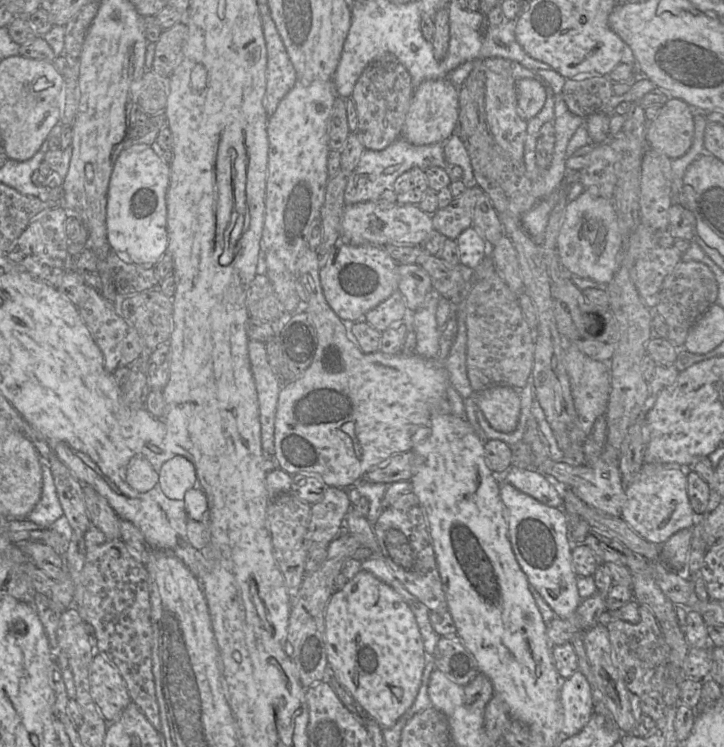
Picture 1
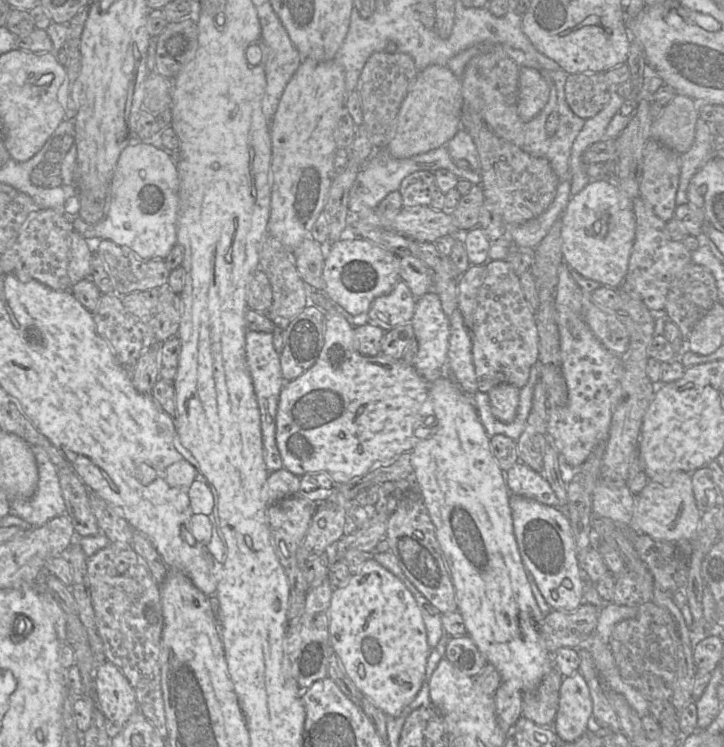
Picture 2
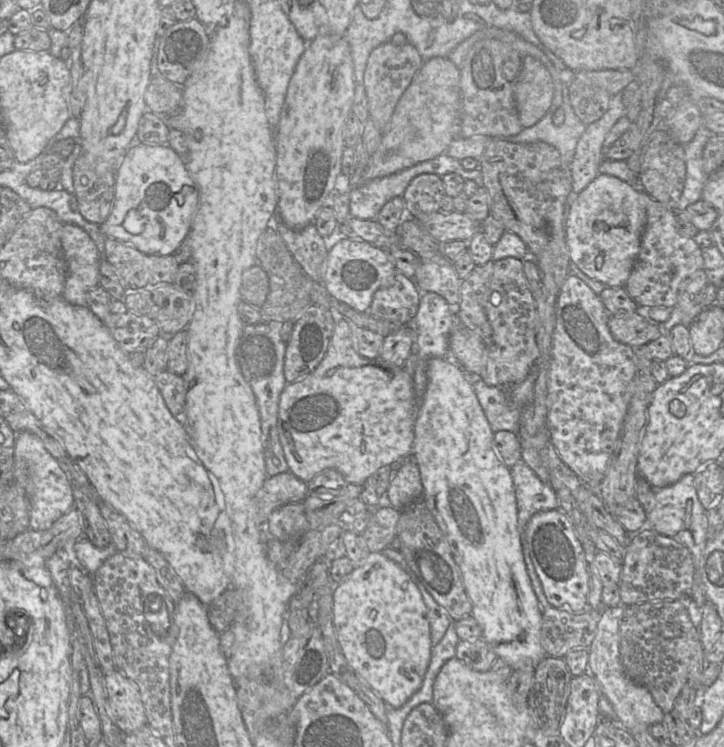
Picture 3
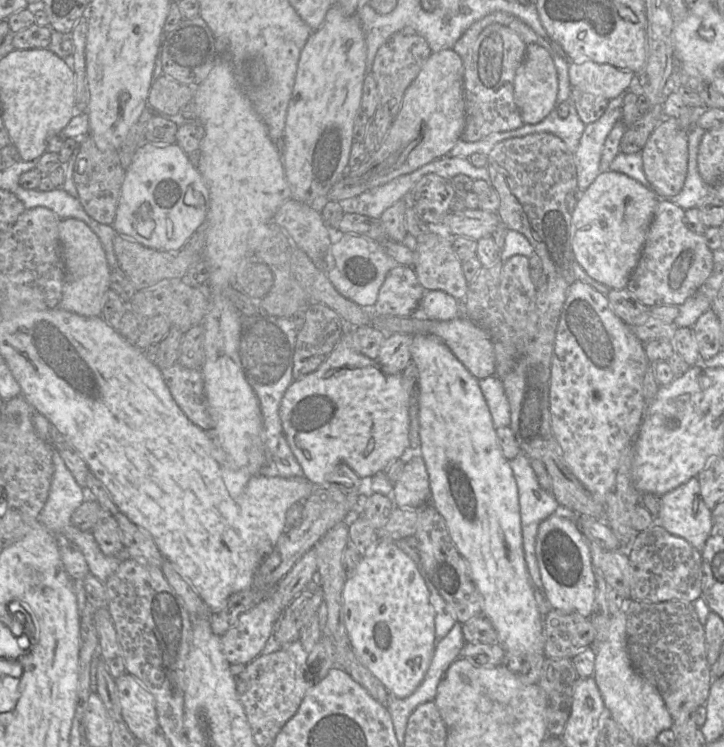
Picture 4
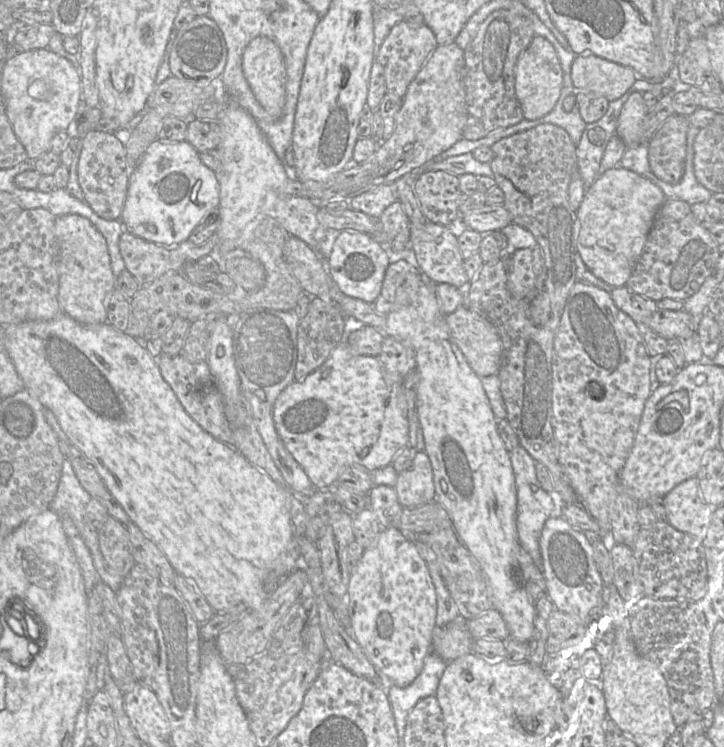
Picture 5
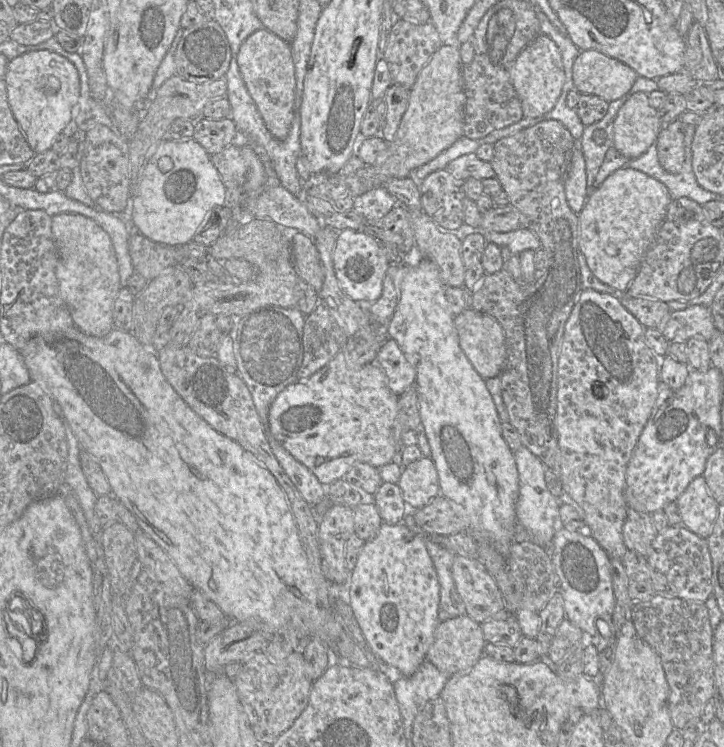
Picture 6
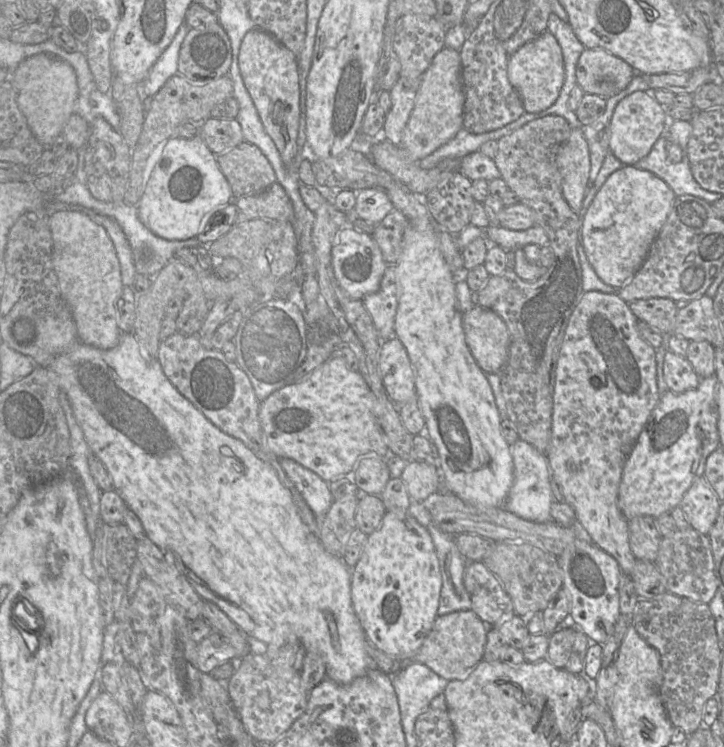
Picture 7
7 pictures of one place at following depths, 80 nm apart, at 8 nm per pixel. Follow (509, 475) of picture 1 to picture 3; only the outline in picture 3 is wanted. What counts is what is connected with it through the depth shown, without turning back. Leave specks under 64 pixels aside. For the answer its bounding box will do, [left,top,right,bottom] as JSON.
[510,459,559,544]

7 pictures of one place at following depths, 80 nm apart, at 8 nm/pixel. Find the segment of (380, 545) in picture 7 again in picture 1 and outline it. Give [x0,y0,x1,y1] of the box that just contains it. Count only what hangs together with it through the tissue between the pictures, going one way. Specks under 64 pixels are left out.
[325,569,426,729]

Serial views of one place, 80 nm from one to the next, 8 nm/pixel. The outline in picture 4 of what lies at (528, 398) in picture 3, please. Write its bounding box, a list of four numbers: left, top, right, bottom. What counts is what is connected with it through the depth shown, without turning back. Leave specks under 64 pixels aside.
[478,375,510,429]

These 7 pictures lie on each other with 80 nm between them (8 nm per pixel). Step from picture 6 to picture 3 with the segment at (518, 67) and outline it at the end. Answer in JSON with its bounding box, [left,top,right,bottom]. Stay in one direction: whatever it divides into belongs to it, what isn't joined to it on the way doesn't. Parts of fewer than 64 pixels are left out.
[515,56,554,128]

